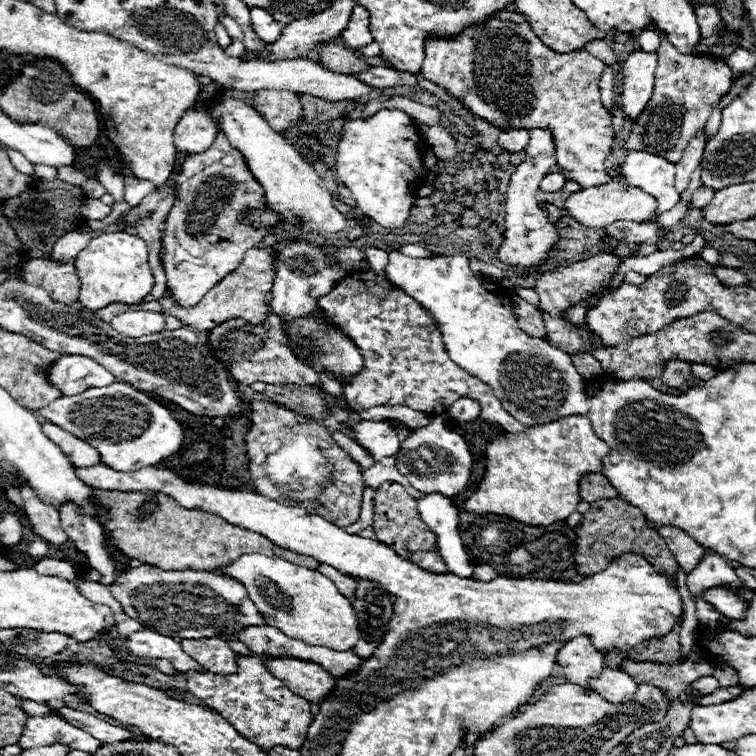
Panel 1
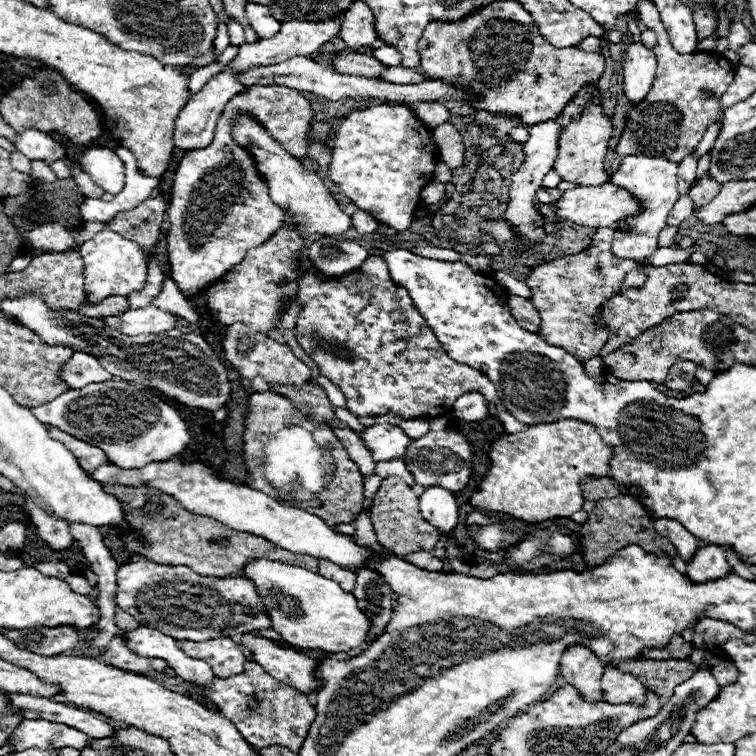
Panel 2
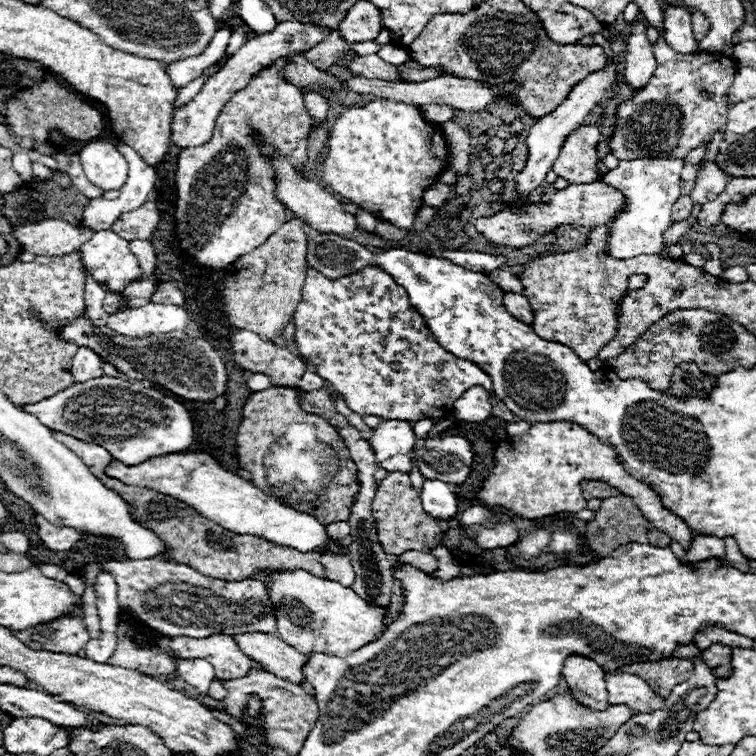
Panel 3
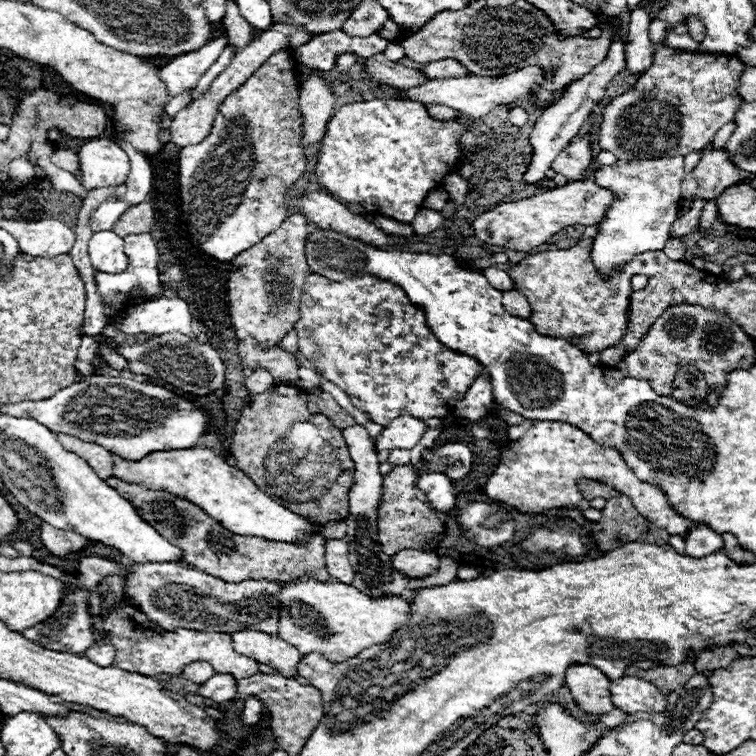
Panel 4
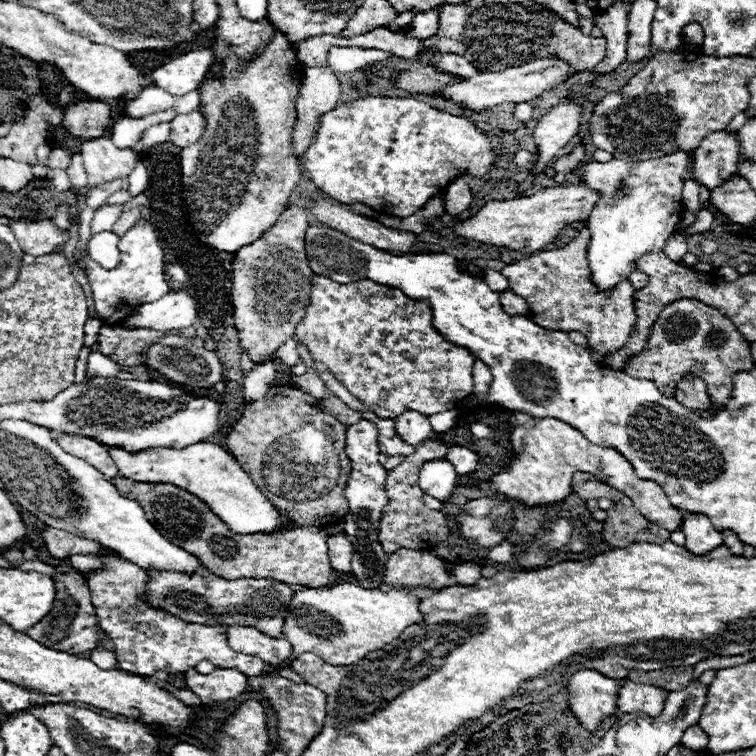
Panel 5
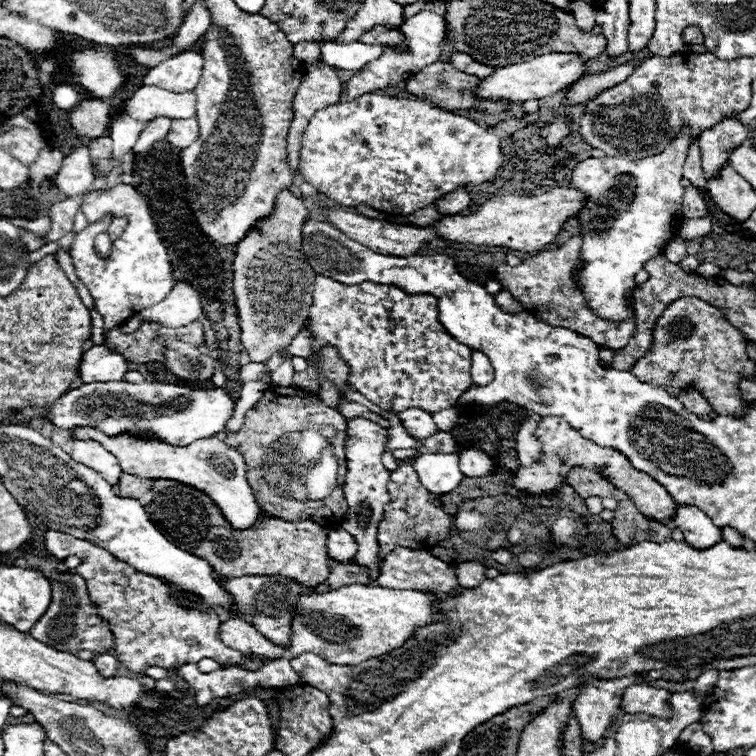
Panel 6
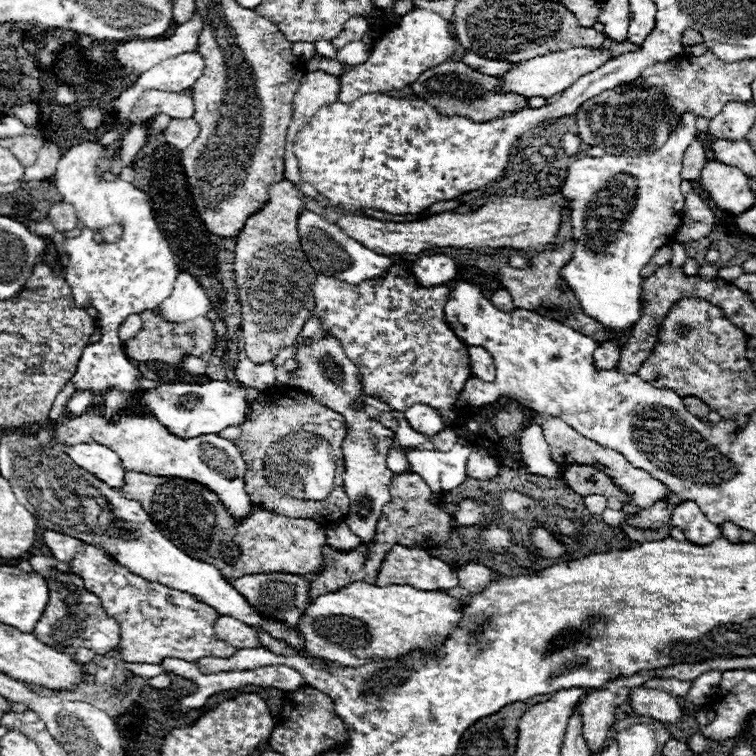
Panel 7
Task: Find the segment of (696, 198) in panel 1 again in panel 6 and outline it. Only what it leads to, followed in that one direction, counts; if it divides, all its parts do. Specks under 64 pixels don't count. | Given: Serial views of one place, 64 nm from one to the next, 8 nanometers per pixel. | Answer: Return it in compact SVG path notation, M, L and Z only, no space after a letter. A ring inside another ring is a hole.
M738 114L722 118L710 130L700 134L700 152L702 152L702 170L704 178L712 176L720 166L728 164L728 152L736 148L736 144L744 144L748 140L750 124L742 124Z

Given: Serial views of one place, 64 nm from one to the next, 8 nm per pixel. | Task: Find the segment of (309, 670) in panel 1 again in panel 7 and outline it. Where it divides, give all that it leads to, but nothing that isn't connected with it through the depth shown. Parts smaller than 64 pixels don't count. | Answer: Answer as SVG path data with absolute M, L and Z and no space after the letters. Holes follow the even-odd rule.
M218 616L218 620L214 622L214 632L216 632L216 636L220 636L228 644L232 644L234 648L262 646L258 642L256 630L252 630L244 622L240 622L236 618L230 618L230 616Z

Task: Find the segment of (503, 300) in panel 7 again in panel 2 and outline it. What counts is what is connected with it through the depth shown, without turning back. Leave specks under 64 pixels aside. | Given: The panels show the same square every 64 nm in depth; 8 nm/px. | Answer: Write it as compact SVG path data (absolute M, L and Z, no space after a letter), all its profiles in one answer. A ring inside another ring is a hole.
M508 296L508 310L512 312L512 316L518 320L518 324L522 328L528 328L530 332L538 332L540 328L540 316L536 312L536 308L522 296Z

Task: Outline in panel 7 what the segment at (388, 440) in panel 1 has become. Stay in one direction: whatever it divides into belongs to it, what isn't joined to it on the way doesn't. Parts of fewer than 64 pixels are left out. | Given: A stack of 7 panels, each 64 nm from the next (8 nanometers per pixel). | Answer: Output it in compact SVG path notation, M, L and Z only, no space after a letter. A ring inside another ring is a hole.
M416 404L412 408L408 408L406 412L406 420L418 430L424 432L426 436L432 436L436 432L442 432L444 428L448 428L450 424L444 422L440 410L428 406L428 404Z

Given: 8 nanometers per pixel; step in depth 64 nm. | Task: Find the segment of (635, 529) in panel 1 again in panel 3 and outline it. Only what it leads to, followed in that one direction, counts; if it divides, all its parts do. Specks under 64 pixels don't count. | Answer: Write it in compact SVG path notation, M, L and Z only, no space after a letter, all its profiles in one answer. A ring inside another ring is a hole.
M620 494L616 498L604 498L602 506L596 510L594 520L588 522L586 528L586 542L590 546L590 550L594 550L596 558L604 558L608 556L614 548L624 546L628 542L642 542L642 544L652 544L652 546L668 546L670 544L670 536L660 532L658 528L654 528L644 514L634 506L632 498Z

